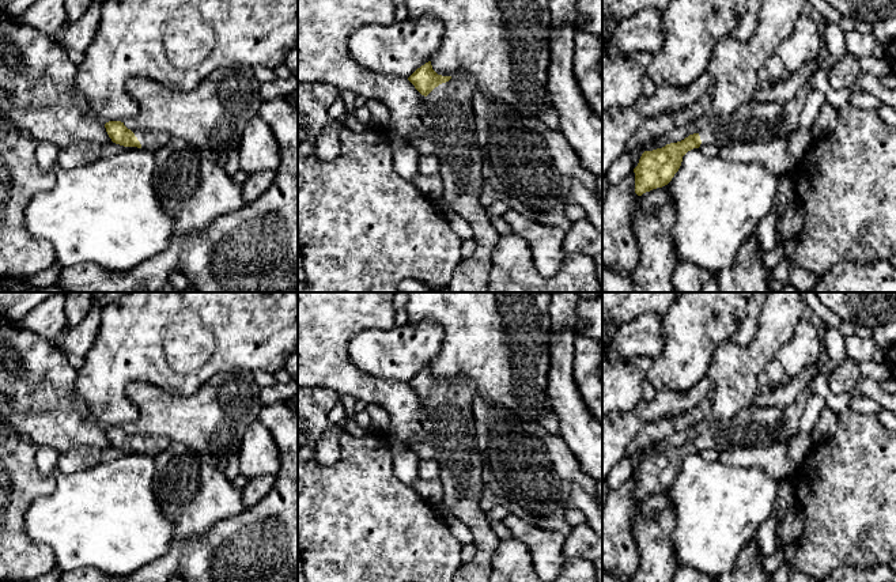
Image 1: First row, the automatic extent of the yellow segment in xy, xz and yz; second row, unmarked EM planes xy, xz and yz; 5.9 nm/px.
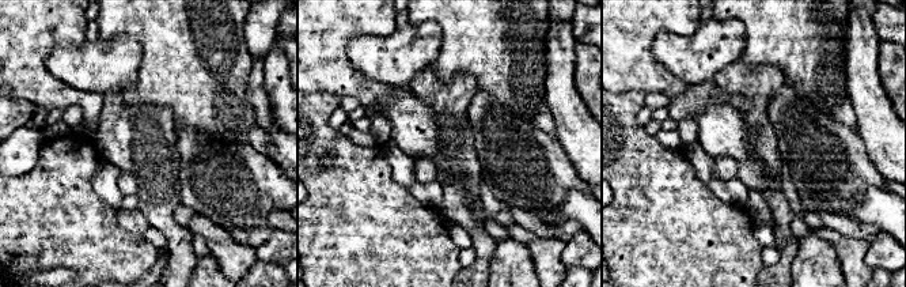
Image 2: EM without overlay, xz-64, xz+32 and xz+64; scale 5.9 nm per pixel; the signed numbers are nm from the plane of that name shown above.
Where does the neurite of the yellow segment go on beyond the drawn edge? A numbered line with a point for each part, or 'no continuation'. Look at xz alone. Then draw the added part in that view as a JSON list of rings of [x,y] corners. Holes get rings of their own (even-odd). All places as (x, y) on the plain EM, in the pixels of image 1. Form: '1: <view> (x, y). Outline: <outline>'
1: xz (452, 443). Outline: [[[450,383],[435,392],[427,401],[432,431],[426,442],[408,443],[419,458],[435,460],[439,465],[439,480],[443,487],[443,506],[464,522],[473,533],[476,555],[469,563],[461,563],[451,582],[488,582],[492,558],[499,538],[492,530],[485,513],[480,507],[484,490],[483,458],[476,442],[476,426],[472,412],[475,388],[464,385],[460,389]]]

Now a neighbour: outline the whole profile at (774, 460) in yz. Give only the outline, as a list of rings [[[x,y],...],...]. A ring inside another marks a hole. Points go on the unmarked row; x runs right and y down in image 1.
[[[776,442],[772,446],[737,446],[718,453],[718,461],[740,468],[759,468],[774,480],[793,480],[797,468],[787,454],[786,445]]]

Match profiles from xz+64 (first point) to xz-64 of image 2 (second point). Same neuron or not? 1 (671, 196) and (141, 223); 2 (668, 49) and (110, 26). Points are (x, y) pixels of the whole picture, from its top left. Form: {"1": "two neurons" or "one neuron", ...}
{"1": "two neurons", "2": "two neurons"}

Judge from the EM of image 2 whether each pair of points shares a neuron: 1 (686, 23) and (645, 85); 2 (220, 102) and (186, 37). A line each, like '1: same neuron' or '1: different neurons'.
1: same neuron
2: same neuron

